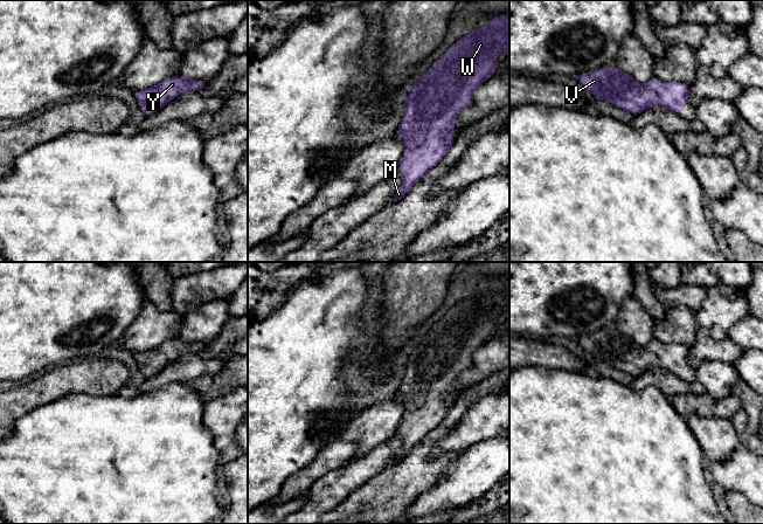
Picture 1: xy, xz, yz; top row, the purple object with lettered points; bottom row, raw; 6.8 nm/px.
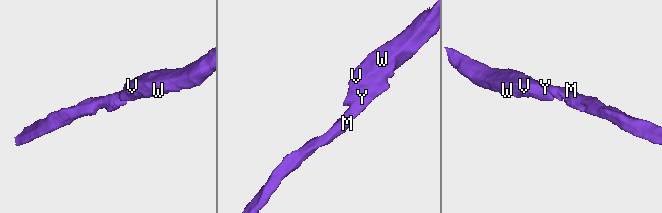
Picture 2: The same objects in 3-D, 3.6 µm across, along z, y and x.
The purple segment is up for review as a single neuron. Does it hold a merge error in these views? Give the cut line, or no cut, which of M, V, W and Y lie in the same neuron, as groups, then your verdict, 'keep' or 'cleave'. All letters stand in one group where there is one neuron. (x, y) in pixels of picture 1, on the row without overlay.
cut none; groups M V W Y; keep

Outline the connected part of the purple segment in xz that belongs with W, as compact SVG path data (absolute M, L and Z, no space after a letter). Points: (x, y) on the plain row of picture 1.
M509 276L494 278L487 288L471 294L455 304L412 349L404 361L404 377L396 394L396 398L404 405L404 416L397 429L397 434L402 437L403 448L394 457L393 463L404 460L407 454L445 419L456 402L451 397L455 394L455 382L458 375L473 367L473 354L499 330L494 319L507 312L509 312Z

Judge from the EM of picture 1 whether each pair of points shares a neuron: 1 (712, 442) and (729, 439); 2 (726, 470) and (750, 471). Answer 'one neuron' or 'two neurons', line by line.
1: one neuron
2: one neuron

